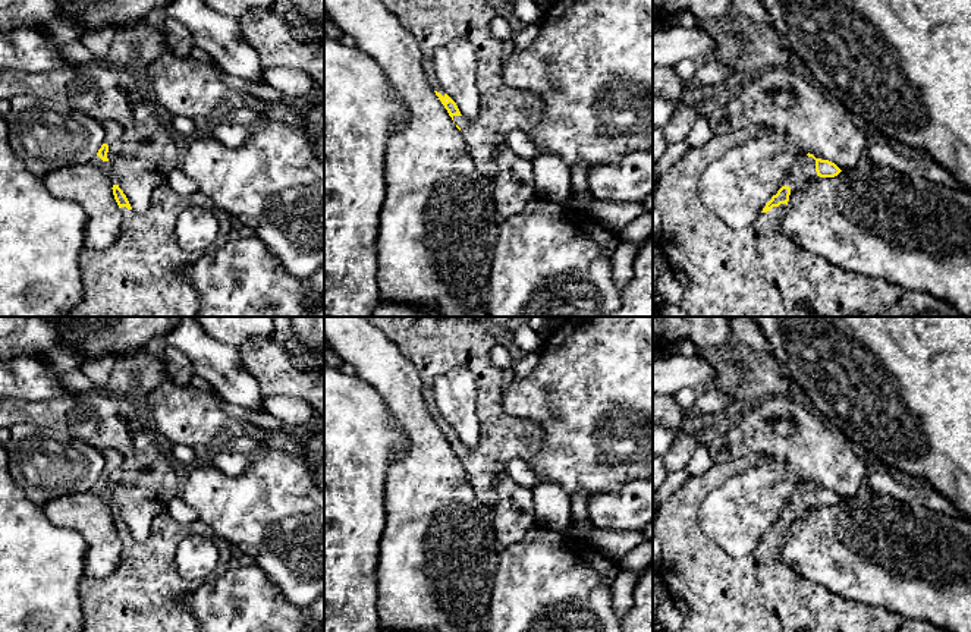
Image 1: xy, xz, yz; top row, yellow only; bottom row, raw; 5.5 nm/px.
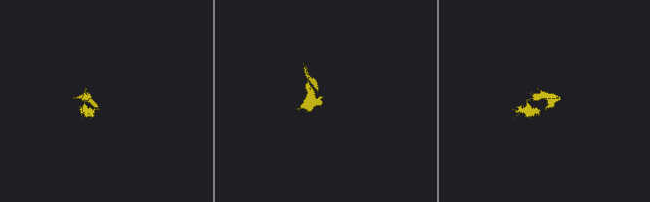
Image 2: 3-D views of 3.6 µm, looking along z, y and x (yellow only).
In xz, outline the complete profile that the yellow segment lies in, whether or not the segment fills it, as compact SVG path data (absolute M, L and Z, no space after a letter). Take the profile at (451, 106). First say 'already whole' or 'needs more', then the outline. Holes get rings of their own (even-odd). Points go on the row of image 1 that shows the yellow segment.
needs more; M378 0L399 22L415 37L421 54L422 69L430 87L447 110L456 128L461 131L466 144L466 151L472 157L475 167L484 176L493 177L497 173L496 153L506 144L510 131L521 129L530 132L541 122L544 101L535 94L508 87L502 78L505 48L509 43L499 40L490 31L490 22L497 10L488 0ZM453 40L468 40L475 51L478 63L480 110L475 120L466 120L456 103L440 88L433 56L436 50Z

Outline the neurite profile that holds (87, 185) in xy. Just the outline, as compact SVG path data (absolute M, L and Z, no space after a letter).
M92 163L56 169L43 177L48 192L81 205L87 214L84 246L103 251L114 243L122 213L113 195L113 180Z

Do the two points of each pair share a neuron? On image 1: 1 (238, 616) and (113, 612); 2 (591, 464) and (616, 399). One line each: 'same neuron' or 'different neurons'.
1: different neurons
2: same neuron

